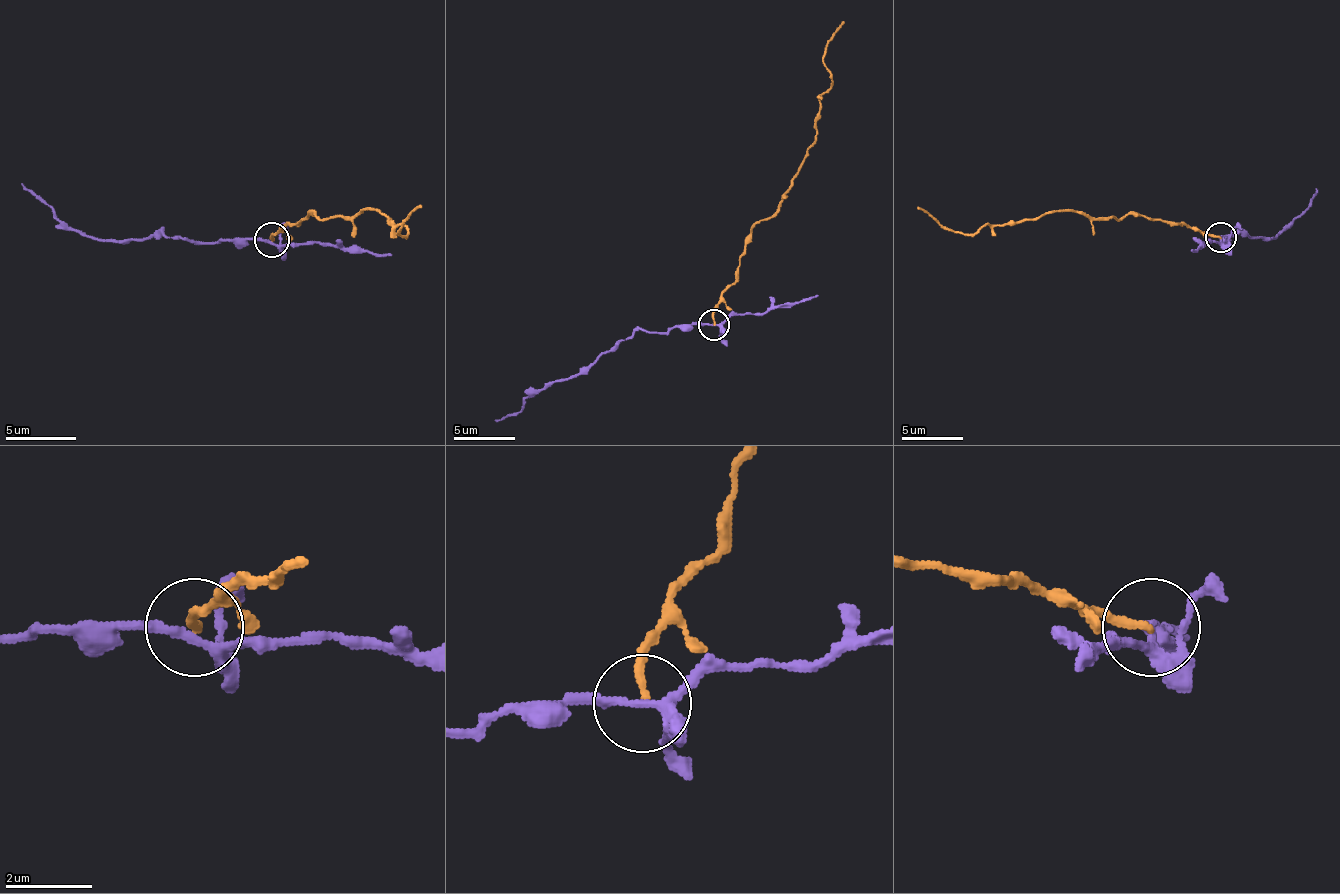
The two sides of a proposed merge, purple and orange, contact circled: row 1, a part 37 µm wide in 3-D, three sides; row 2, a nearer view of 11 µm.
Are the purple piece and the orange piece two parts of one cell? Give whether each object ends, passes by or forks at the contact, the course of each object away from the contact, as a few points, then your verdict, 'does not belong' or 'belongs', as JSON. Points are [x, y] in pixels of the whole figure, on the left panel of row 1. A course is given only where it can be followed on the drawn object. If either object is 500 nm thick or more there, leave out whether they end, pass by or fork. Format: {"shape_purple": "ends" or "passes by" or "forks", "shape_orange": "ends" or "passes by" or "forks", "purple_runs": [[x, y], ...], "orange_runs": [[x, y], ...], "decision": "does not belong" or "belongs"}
{"shape_purple": "forks", "shape_orange": "ends", "purple_runs": [[269, 238], [107, 242], [68, 228], [22, 182]], "orange_runs": [[273, 238], [308, 214], [350, 217], [361, 210], [375, 210], [407, 235], [396, 231], [421, 203]], "decision": "does not belong"}

